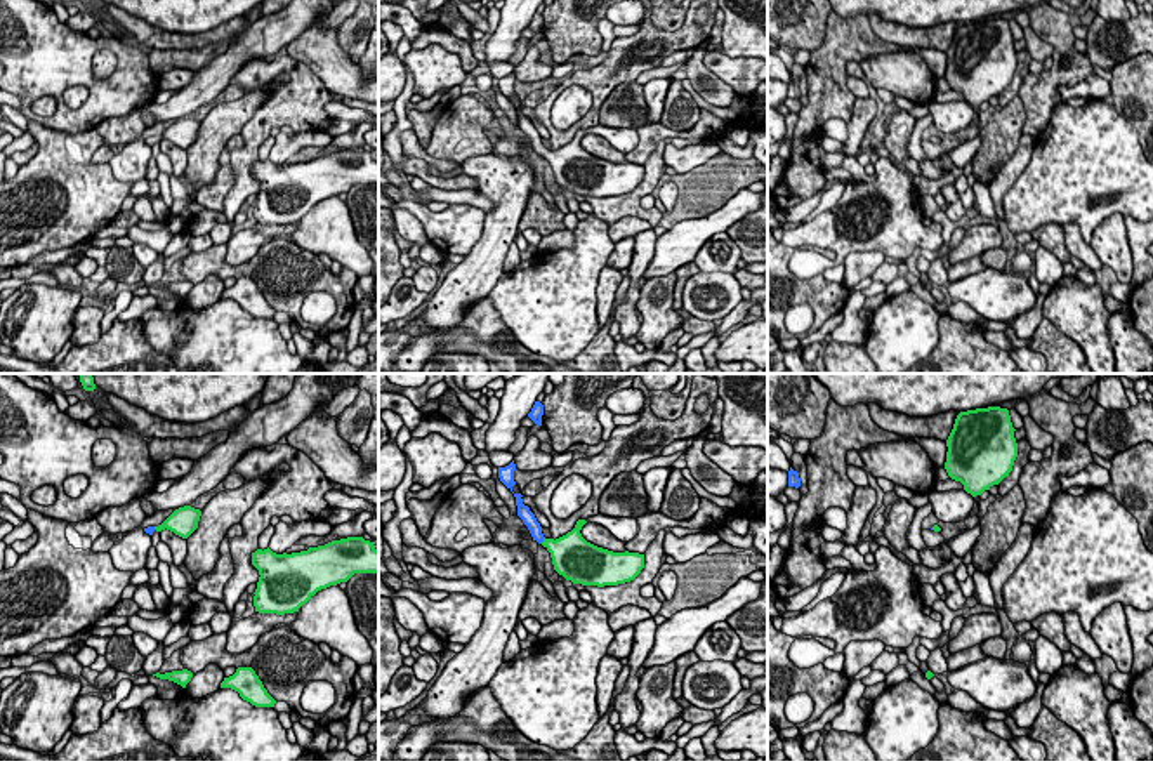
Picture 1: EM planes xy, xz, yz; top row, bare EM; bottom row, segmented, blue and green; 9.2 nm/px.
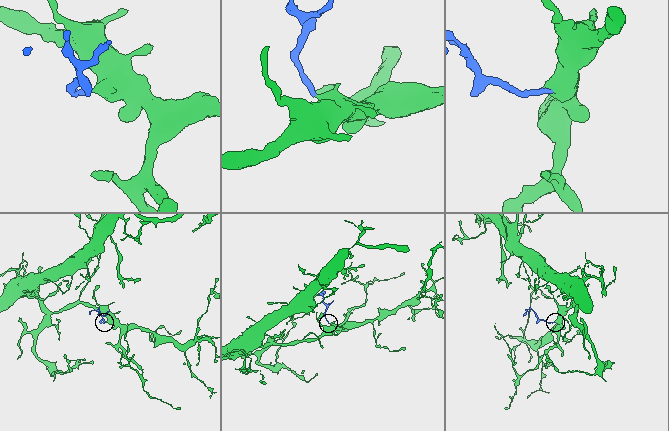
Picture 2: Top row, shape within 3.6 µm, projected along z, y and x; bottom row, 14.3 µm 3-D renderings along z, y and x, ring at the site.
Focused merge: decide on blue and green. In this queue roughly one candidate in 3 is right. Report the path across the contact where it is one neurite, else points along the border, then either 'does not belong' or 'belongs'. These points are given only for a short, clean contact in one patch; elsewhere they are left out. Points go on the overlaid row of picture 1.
across xz (528, 518), (542, 541), (566, 551) | belongs

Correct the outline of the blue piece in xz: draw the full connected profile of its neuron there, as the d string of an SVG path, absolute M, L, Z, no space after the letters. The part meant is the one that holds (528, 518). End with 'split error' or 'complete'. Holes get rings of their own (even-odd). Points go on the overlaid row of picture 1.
M514 493L514 497L517 516L528 526L533 540L550 553L554 570L566 580L597 587L618 586L634 580L644 568L644 554L613 553L587 542L580 533L585 519L578 519L571 532L556 540L545 539L535 514L523 504L523 495Z; split error

